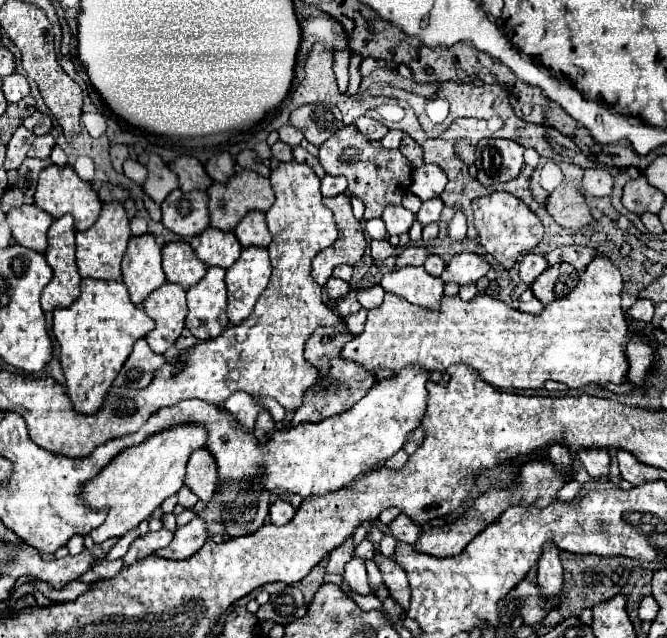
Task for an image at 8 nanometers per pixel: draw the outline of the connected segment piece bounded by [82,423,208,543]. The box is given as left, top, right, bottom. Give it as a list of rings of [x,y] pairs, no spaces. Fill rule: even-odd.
[[[174,425],[160,433],[150,435],[140,445],[126,447],[120,451],[90,483],[82,485],[82,501],[88,507],[106,511],[106,521],[90,533],[94,543],[102,543],[110,537],[122,537],[128,529],[140,525],[142,519],[148,519],[154,509],[160,507],[160,503],[176,495],[178,489],[184,483],[186,475],[186,463],[190,459],[190,453],[206,445],[206,429],[202,425]]]

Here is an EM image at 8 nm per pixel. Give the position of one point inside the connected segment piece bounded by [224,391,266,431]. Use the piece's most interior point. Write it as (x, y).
(243, 407)

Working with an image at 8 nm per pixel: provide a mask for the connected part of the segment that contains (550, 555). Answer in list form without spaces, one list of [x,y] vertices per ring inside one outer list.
[[[546,541],[542,547],[542,557],[538,561],[538,585],[542,587],[542,595],[550,601],[552,595],[558,595],[562,589],[562,565],[558,557],[558,549],[554,543]]]

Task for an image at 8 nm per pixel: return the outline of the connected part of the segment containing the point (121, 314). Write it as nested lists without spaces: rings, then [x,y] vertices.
[[[82,279],[80,297],[66,309],[54,311],[52,333],[60,345],[60,365],[66,377],[68,397],[78,413],[96,413],[106,391],[132,353],[134,343],[154,329],[146,311],[134,305],[122,281]]]

